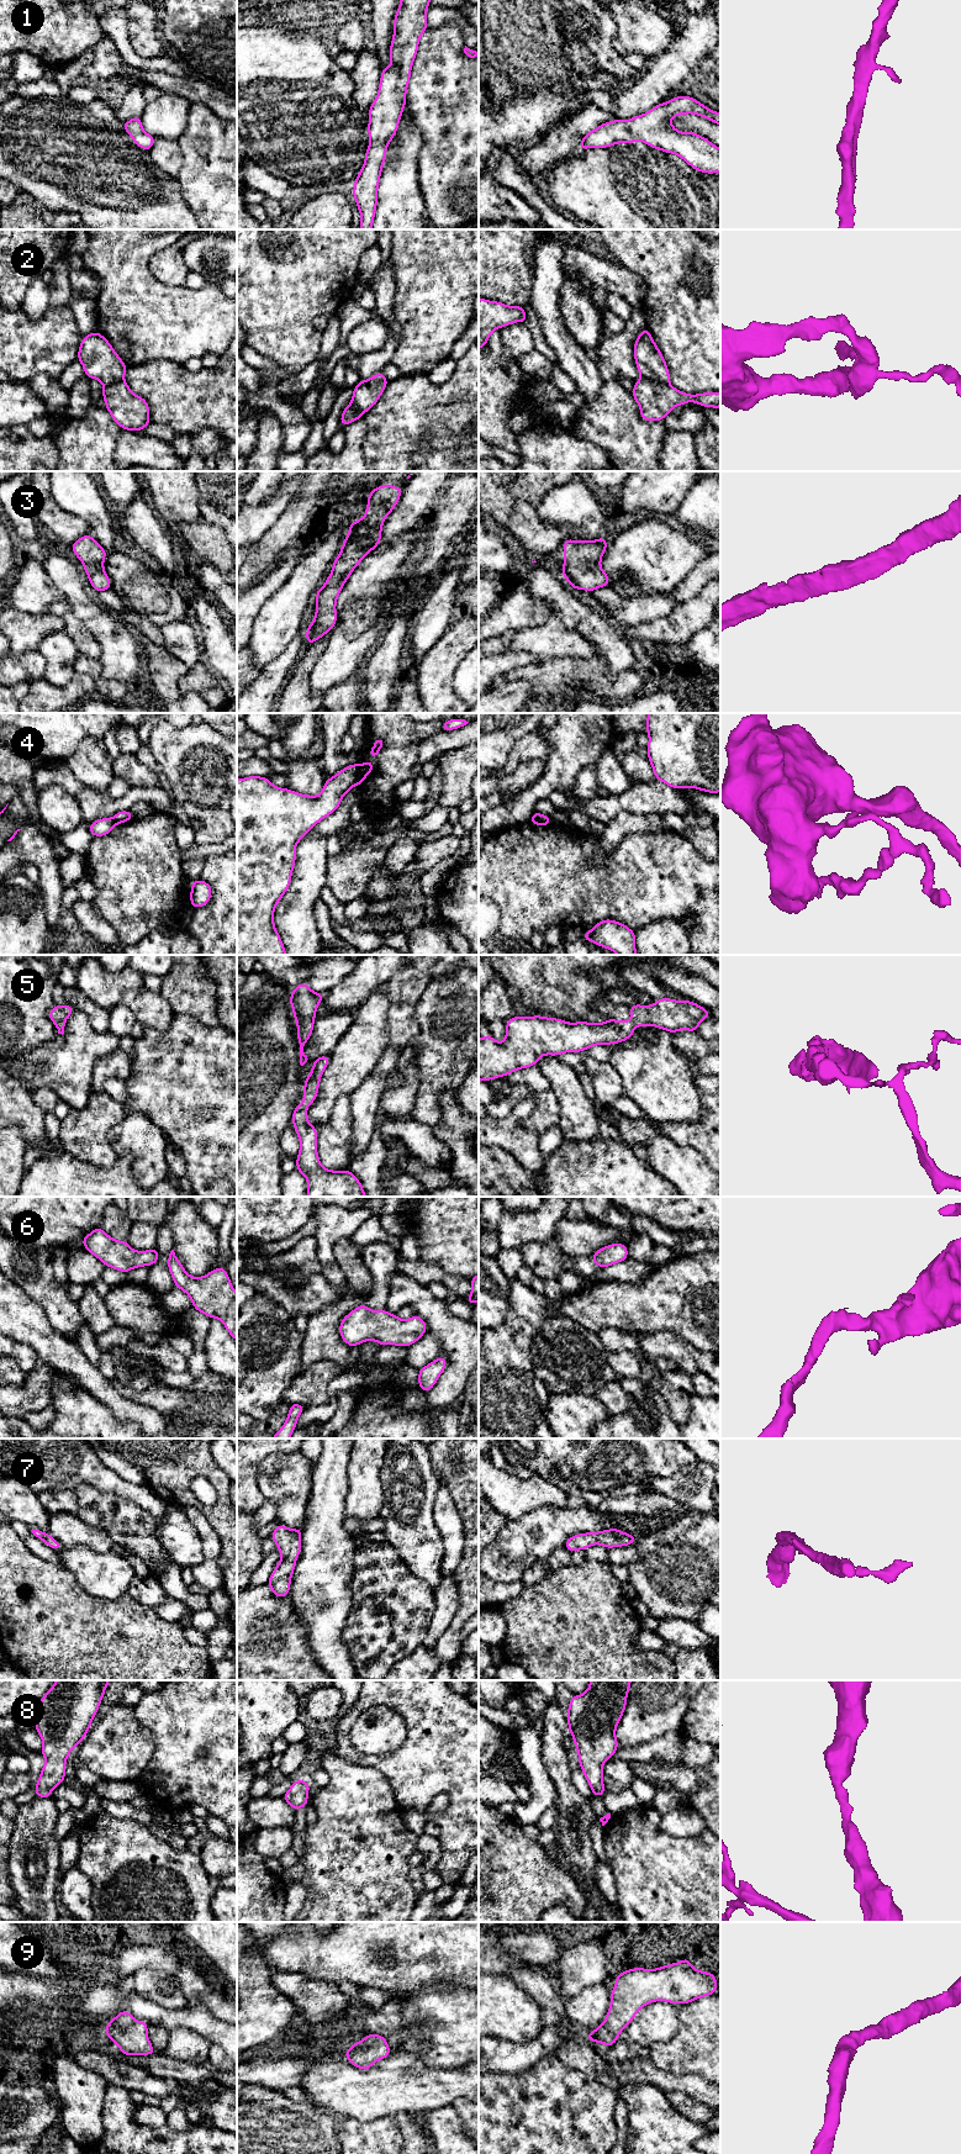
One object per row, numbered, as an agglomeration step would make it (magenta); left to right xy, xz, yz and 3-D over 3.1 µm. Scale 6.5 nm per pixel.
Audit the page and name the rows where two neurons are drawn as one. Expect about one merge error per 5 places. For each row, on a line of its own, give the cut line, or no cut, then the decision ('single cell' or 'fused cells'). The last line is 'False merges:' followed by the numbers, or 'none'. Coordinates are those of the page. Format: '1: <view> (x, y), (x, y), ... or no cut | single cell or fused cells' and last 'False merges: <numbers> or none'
1: no cut | single cell
2: yz (642, 376), (669, 384) | fused cells
3: no cut | single cell
4: xz (359, 765), (354, 785) | fused cells
5: no cut | single cell
6: no cut | single cell
7: no cut | single cell
8: no cut | single cell
9: no cut | single cell
False merges: 2, 4

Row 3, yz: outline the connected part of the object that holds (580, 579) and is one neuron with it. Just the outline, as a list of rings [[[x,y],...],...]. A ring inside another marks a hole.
[[[604,537],[588,542],[564,539],[564,566],[560,571],[574,590],[592,592],[609,586],[609,576],[601,567],[607,544]]]

